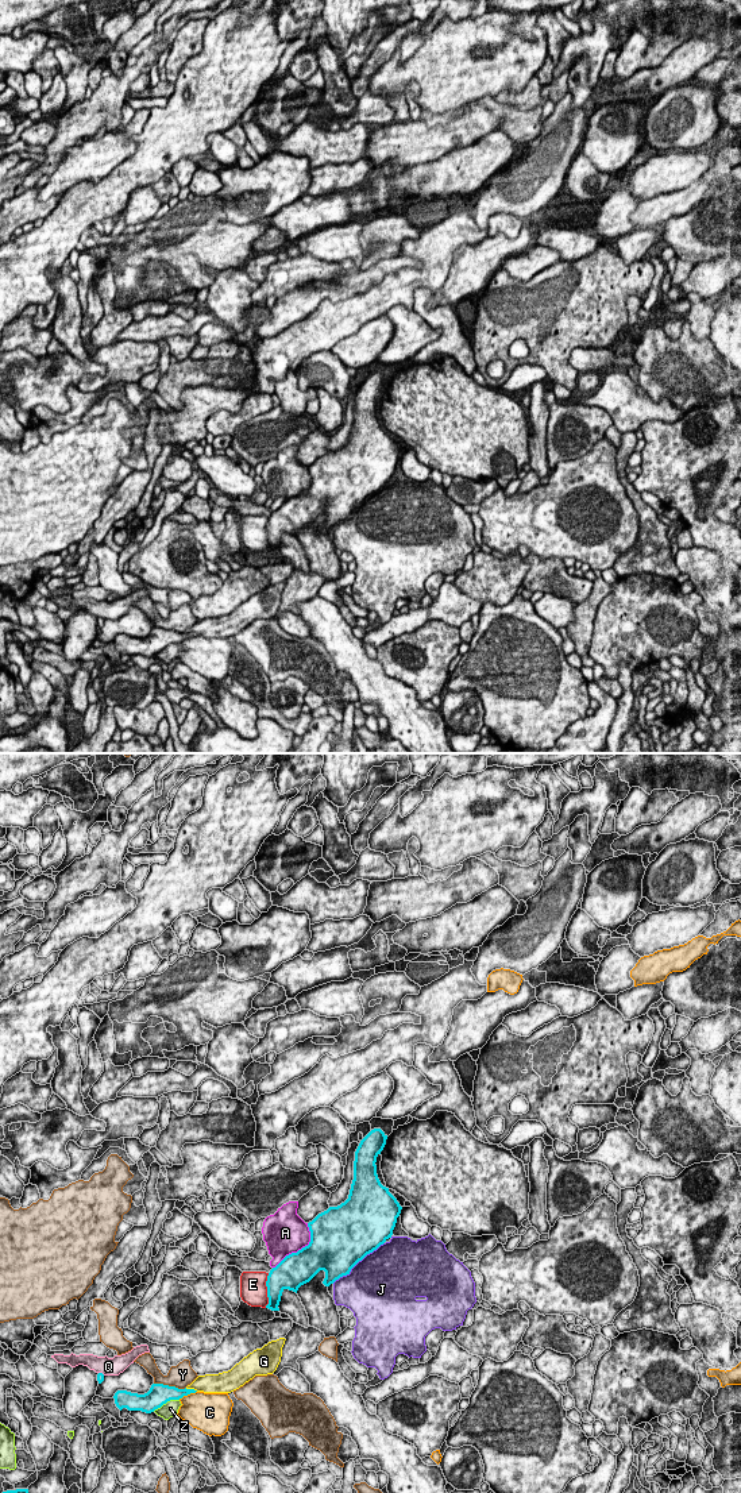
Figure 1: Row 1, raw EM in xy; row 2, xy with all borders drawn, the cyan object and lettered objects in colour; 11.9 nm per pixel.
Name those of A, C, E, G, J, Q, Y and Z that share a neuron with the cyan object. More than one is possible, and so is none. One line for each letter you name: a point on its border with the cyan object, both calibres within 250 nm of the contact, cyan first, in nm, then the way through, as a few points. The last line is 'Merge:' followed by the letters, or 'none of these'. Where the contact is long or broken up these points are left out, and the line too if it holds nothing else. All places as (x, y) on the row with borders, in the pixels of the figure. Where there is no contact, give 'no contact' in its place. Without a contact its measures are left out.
G: meets cyan in xy at (192, 1389); 160 nm thick on the cyan side, 220 nm on the other; runs through xy (172, 1392), (192, 1389), (200, 1384), (209, 1382)
Merge: G

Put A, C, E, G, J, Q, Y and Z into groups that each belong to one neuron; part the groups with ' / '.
A / C / E / G / J / Q / Y / Z

